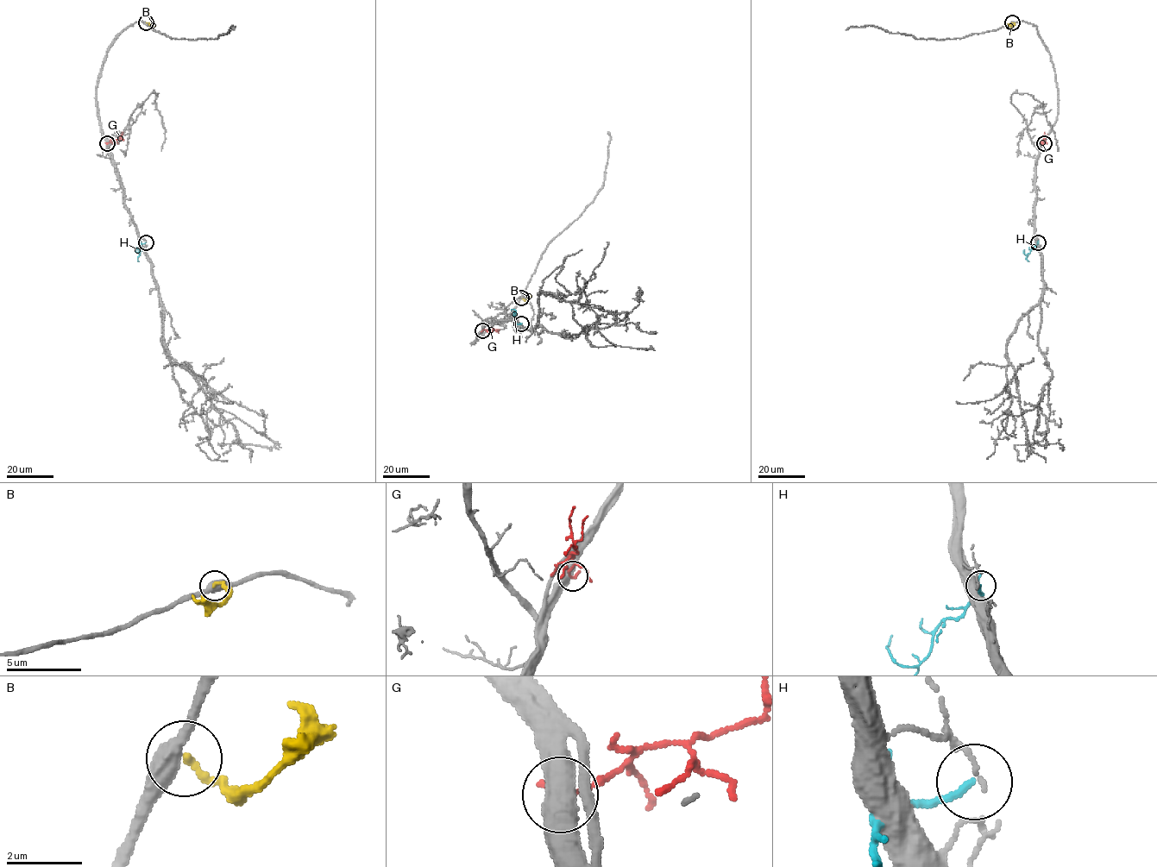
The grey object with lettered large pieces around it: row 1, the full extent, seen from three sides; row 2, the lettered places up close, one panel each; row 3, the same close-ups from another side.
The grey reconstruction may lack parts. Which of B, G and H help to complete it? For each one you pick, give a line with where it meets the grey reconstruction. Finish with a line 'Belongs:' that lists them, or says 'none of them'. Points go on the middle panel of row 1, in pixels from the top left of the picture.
Belongs: none of them

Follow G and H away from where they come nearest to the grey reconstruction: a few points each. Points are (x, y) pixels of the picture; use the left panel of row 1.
G: (107, 143), (118, 139), (122, 132)
H: (146, 242), (140, 244), (141, 255), (135, 250)

